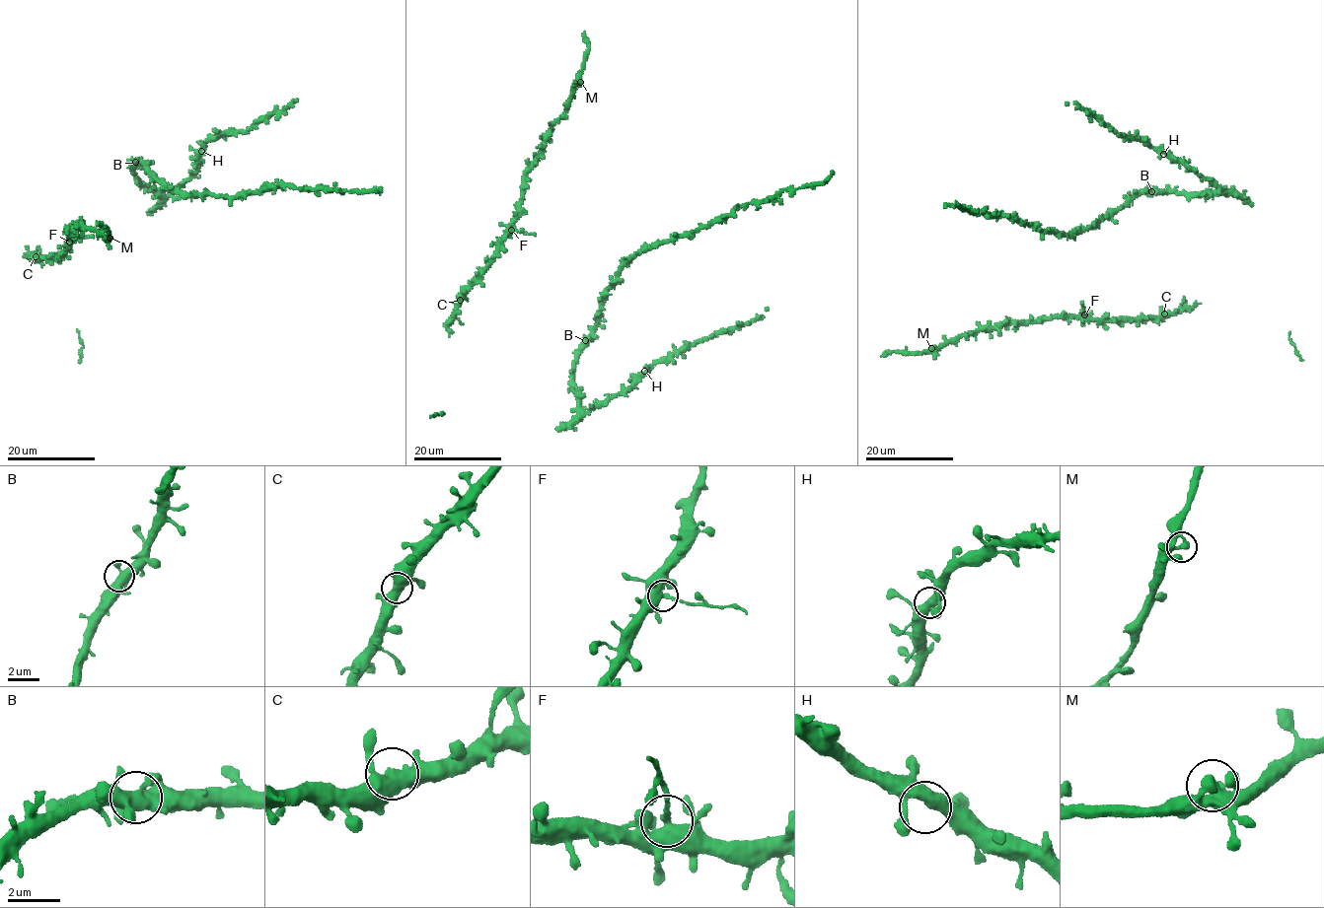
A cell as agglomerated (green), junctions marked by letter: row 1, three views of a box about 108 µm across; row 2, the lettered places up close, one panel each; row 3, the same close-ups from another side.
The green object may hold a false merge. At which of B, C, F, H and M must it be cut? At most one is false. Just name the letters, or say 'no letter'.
F

